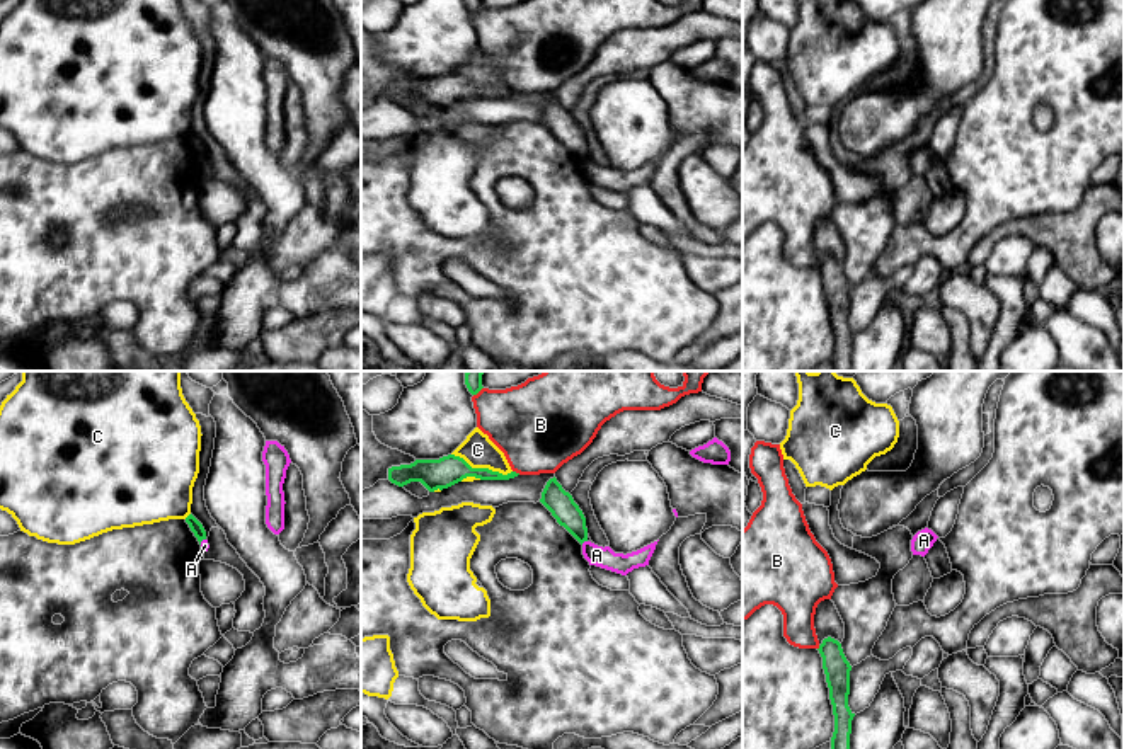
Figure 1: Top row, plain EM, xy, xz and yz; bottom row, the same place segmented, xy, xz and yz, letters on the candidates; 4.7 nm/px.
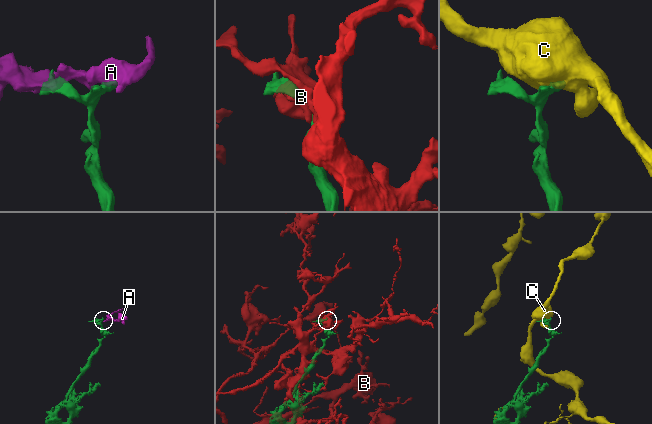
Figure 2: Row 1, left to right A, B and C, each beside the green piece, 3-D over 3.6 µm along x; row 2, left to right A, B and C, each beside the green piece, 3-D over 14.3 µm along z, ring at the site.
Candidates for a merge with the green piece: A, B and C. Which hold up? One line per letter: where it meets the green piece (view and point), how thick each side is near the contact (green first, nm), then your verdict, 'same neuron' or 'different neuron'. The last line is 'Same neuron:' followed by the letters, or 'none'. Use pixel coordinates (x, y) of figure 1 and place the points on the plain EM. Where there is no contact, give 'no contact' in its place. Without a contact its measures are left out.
A: contact xz (583, 160); calibres 120 and 100 nm; different neuron
B: contact xz (515, 91); calibres 80 and 420 nm; different neuron
C: contact xz (482, 87); calibres 140 and 160 nm; different neuron
Same neuron: none

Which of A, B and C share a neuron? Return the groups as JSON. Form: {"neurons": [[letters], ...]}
{"neurons": [["A"], ["B"], ["C"]]}

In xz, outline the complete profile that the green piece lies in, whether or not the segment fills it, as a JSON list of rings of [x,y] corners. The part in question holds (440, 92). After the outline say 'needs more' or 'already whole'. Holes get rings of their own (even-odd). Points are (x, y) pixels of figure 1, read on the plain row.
[[[448,73],[439,78],[416,78],[410,83],[388,87],[388,99],[399,106],[421,100],[429,111],[448,107],[467,95],[480,99],[509,99],[519,92],[502,94],[489,87],[472,87],[463,77]]]; already whole

